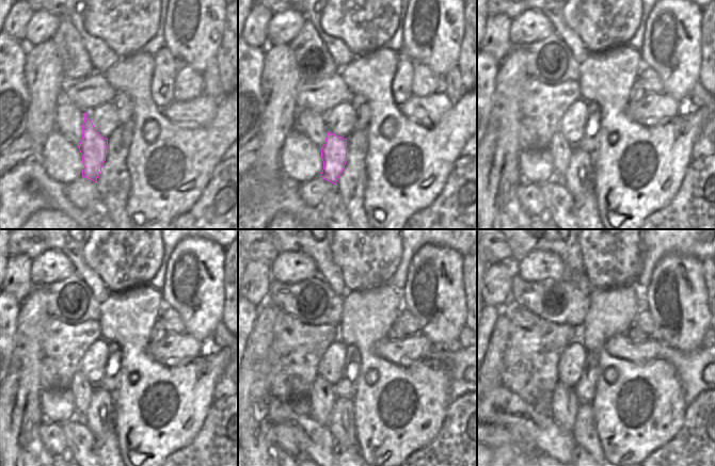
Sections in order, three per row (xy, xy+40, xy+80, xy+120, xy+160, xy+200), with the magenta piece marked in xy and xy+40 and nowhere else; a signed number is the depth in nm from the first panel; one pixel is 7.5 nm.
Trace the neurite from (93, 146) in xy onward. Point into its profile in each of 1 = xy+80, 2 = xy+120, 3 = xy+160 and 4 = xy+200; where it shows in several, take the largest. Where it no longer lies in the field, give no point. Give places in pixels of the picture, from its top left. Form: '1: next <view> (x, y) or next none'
1: next xy+80 (578, 174)
2: next xy+120 (99, 417)
3: next xy+160 (342, 426)
4: next xy+200 (584, 433)

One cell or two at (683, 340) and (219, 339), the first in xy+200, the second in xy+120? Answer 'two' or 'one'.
two

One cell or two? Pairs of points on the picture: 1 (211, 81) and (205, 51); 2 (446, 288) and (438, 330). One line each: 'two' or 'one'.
1: two
2: one

